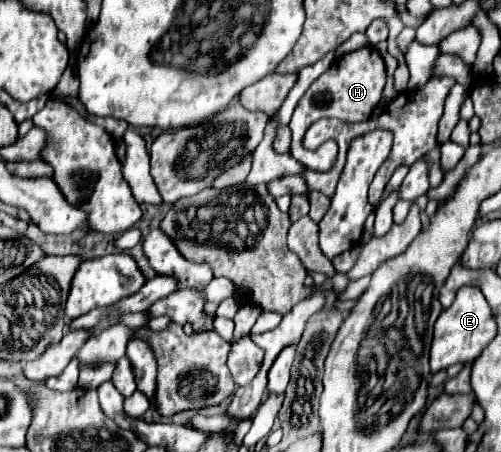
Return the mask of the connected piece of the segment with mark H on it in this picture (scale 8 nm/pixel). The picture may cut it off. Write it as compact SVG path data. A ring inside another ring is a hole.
M365 46L360 50L354 50L340 60L336 60L320 78L312 82L312 86L306 90L306 94L298 100L298 106L294 108L292 120L290 120L290 130L292 130L292 148L290 154L304 164L306 168L318 170L318 172L328 172L338 158L338 144L336 140L324 142L316 152L304 150L302 148L302 136L306 128L328 116L328 118L338 118L344 122L362 122L368 120L376 104L380 102L380 96L386 83L387 72L384 60L377 48L374 46Z

